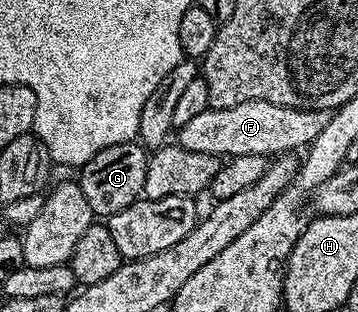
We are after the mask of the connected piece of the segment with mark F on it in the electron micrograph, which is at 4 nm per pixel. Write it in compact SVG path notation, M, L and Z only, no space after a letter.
M242 101L226 109L209 109L198 113L187 125L178 128L179 146L194 149L194 153L210 153L221 157L262 155L275 157L296 153L326 129L333 112L299 111L270 101Z

